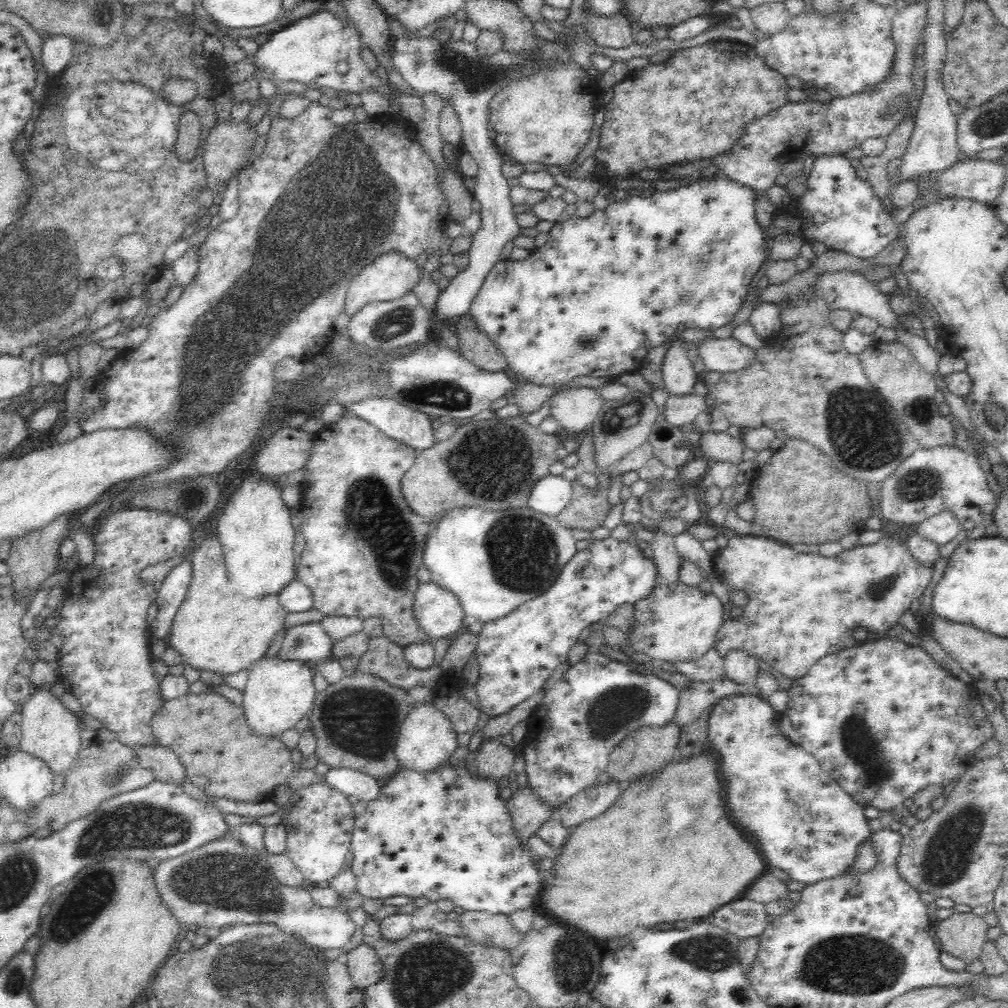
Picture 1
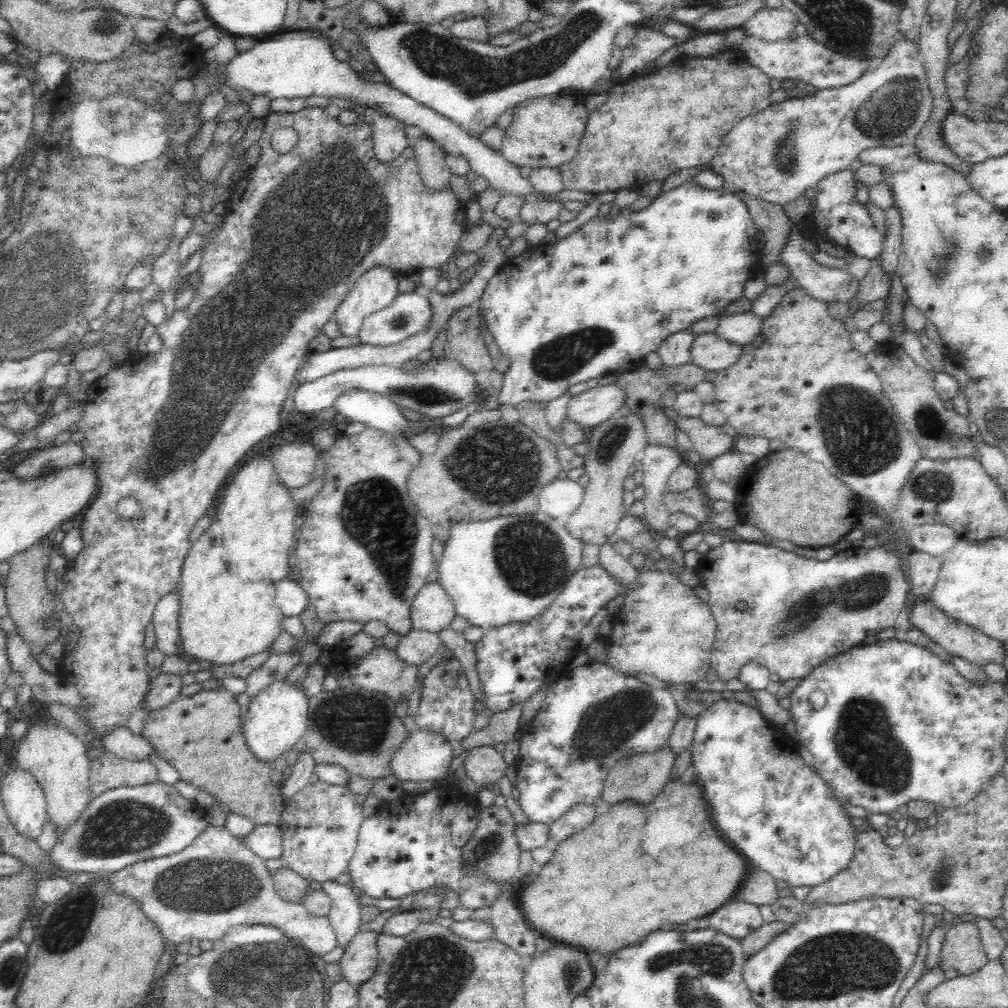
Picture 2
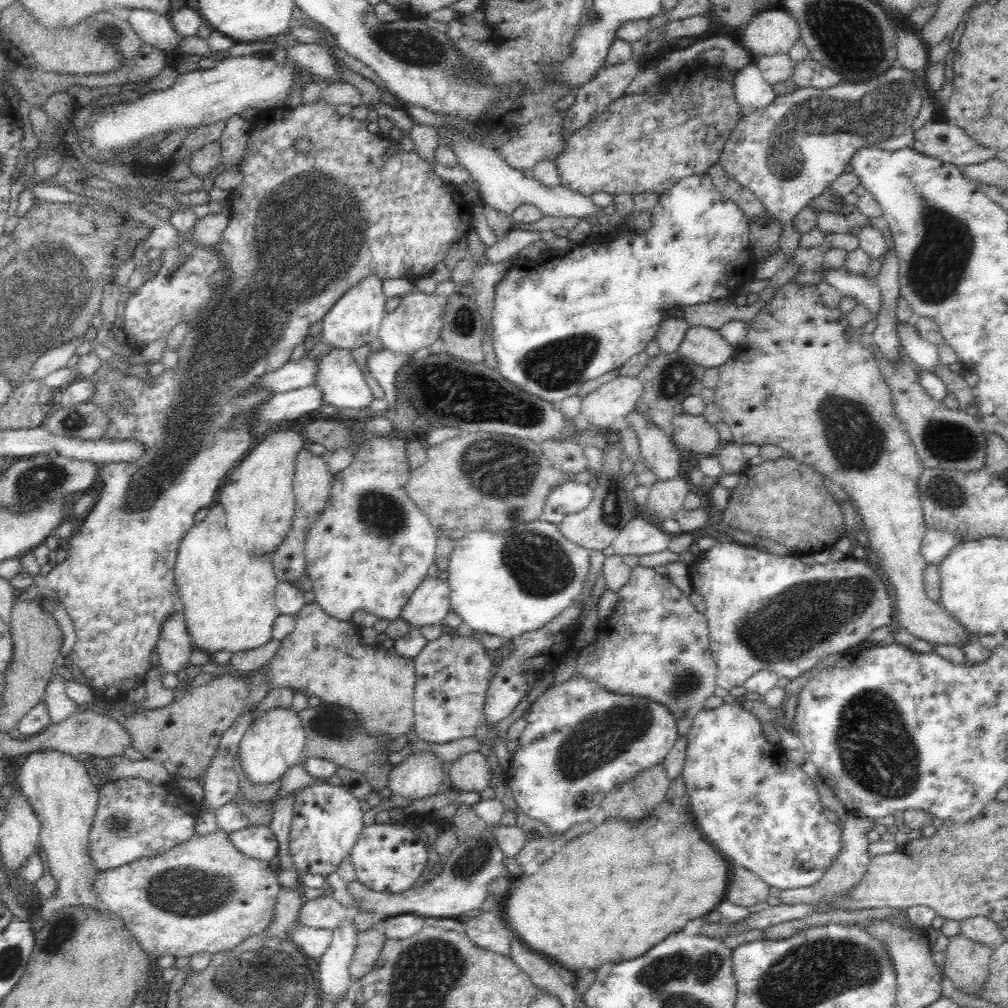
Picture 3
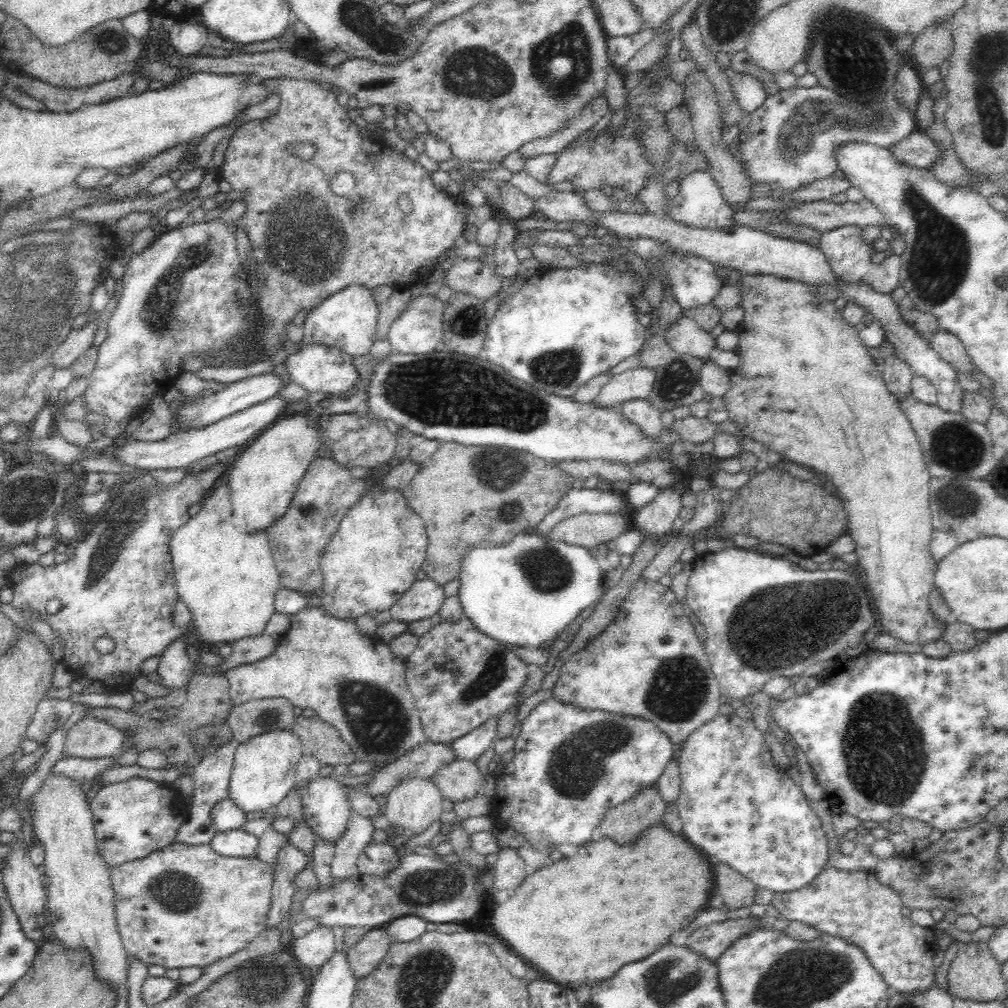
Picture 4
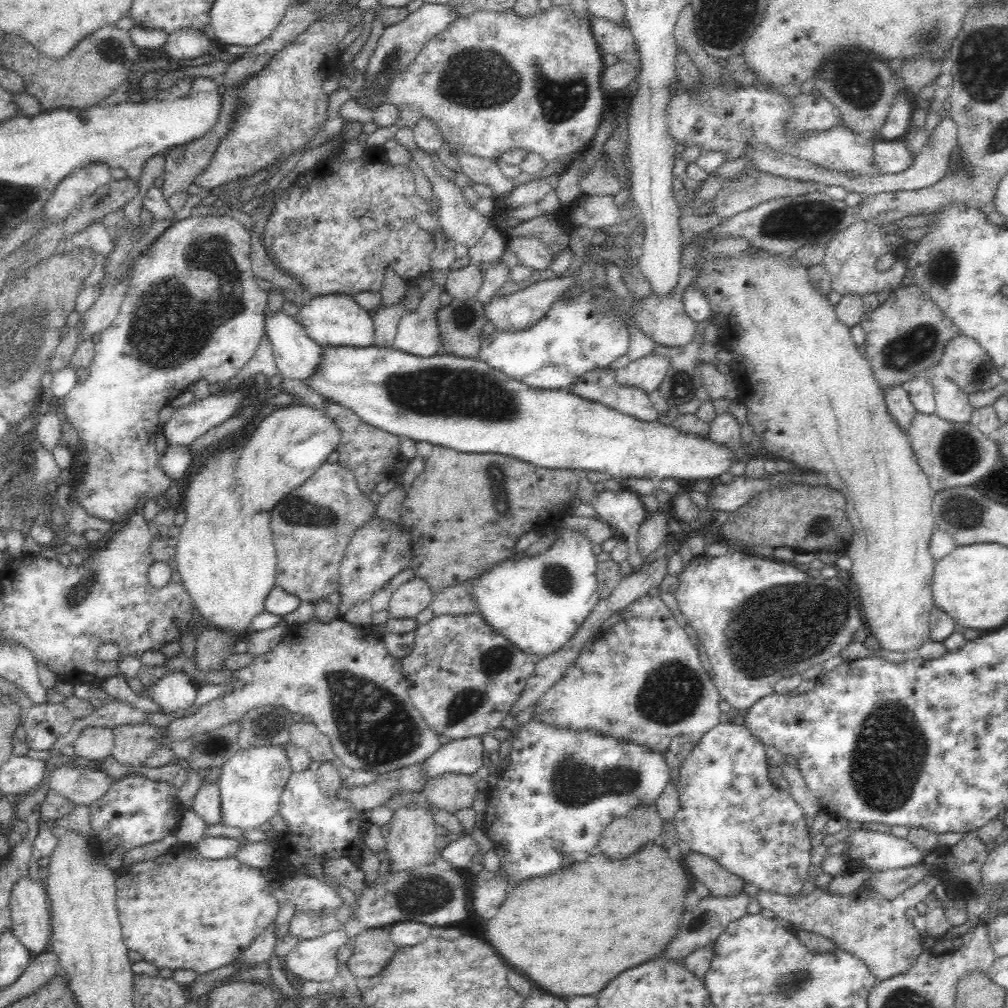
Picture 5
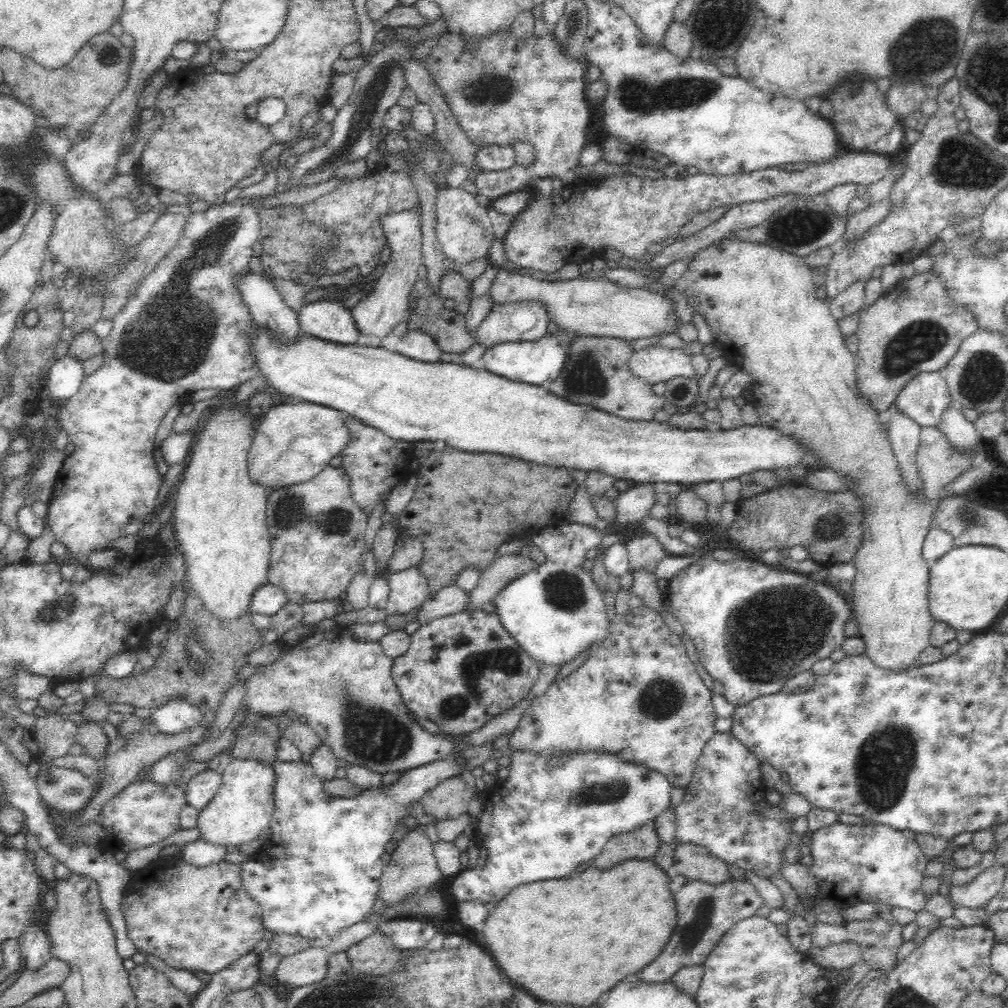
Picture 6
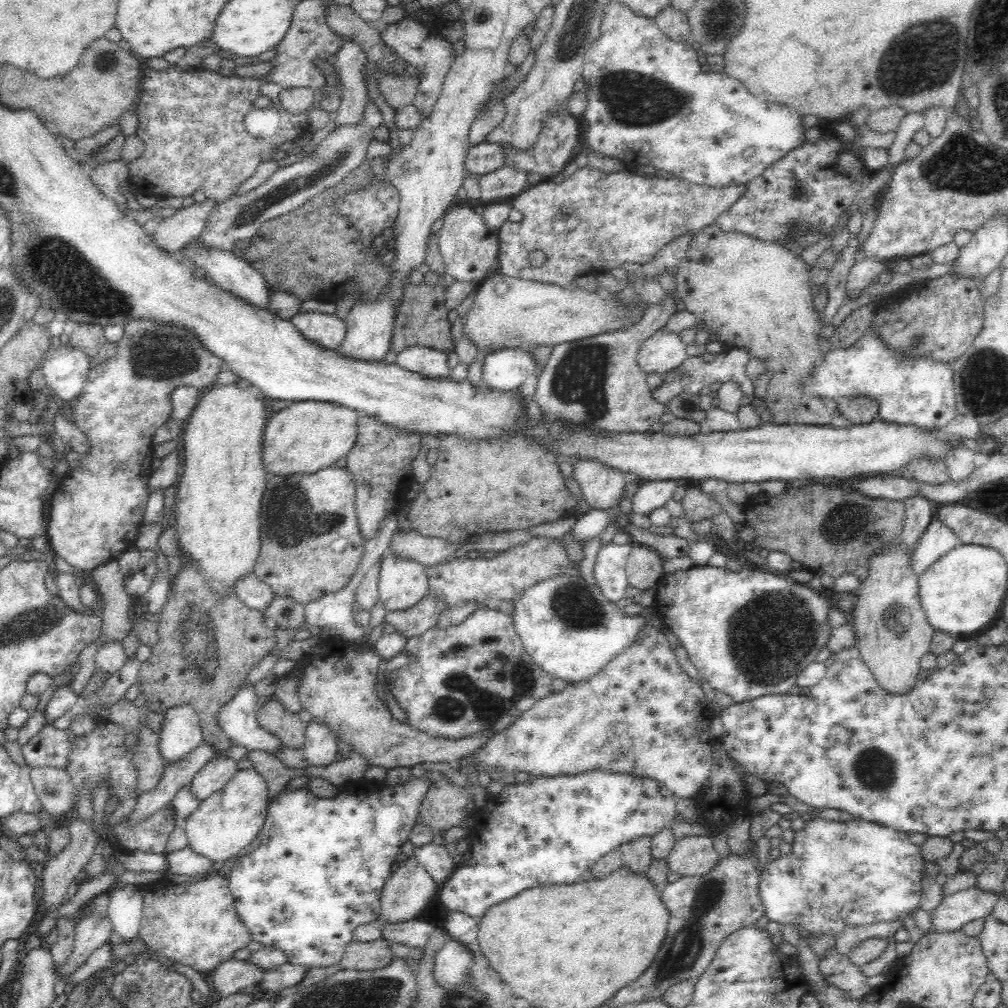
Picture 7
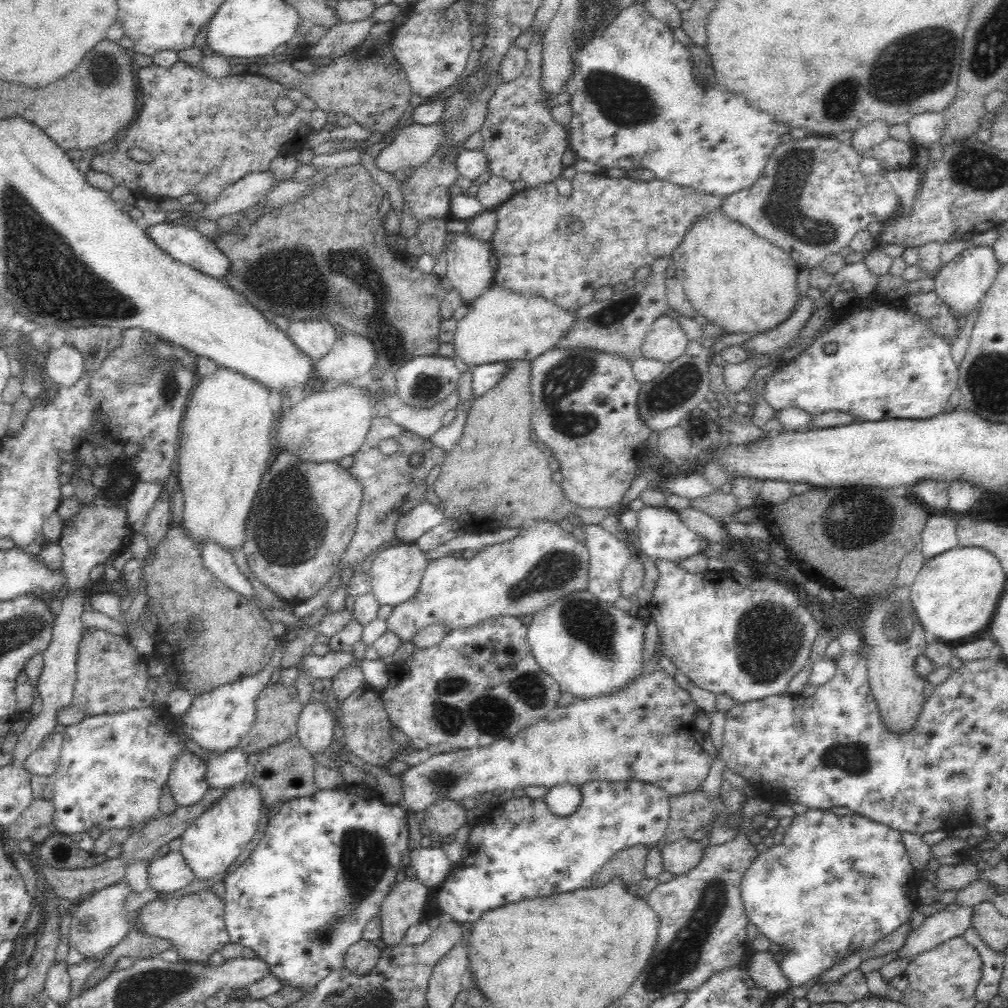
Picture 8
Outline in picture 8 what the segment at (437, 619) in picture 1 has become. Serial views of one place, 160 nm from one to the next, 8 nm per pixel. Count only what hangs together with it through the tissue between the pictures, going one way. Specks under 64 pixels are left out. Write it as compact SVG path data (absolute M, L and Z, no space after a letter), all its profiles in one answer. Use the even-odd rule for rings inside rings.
M400 543L396 546L384 546L378 550L367 564L368 576L371 580L372 593L378 602L391 607L398 606L412 598L420 586L423 572L427 567L428 559L415 543Z

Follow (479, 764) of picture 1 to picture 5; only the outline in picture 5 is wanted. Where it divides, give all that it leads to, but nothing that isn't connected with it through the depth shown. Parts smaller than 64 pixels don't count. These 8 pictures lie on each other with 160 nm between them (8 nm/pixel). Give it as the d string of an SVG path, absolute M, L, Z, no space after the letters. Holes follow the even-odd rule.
M446 774L428 779L422 792L432 807L456 813L472 807L477 782L473 776Z

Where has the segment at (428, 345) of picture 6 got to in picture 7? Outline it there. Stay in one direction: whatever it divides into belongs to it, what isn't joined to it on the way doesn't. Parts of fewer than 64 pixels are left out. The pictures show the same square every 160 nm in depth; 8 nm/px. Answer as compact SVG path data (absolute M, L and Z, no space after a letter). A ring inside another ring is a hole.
M412 346L402 350L396 360L398 367L420 373L422 377L432 377L432 379L448 379L451 369L448 366L448 353L445 351L423 348L422 346Z

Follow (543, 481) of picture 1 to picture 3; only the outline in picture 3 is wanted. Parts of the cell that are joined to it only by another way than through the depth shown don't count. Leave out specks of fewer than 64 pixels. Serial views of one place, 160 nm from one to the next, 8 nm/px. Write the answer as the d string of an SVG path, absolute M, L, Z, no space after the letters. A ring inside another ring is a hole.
M574 479L557 486L549 494L541 518L559 525L565 516L584 510L592 500L590 485L580 484Z

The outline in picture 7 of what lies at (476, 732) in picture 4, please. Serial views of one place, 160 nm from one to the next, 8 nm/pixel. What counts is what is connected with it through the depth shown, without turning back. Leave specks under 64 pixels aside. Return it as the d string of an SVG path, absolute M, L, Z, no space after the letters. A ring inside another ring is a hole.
M246 681L220 708L218 726L234 746L240 745L250 751L276 752L282 748L282 743L256 722L256 710L260 707L254 685ZM410 777L406 784L398 784L392 788L386 788L379 785L377 790L369 790L364 786L356 786L350 792L340 792L335 798L319 798L307 788L300 790L285 790L285 788L272 798L267 811L265 824L260 830L262 840L260 846L255 849L249 849L241 854L234 864L228 878L228 888L234 900L236 915L238 919L244 923L244 927L248 929L248 935L252 937L252 941L264 944L264 947L274 947L284 955L286 962L292 965L300 965L310 972L311 968L331 967L340 964L345 948L353 940L353 934L359 926L371 923L377 920L381 911L381 897L384 885L392 874L394 862L401 854L401 846L409 840L411 831L416 824L416 818L419 815L419 809L426 795L431 788L431 782L428 779Z

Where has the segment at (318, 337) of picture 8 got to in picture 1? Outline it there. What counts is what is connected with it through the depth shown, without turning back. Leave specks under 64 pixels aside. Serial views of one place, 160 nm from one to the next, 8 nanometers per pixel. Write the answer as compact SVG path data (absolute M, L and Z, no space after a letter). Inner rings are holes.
M402 252L384 253L365 266L352 280L345 296L344 312L352 320L366 304L400 299L414 289L420 276L420 269L416 267L416 261L412 257L406 257Z

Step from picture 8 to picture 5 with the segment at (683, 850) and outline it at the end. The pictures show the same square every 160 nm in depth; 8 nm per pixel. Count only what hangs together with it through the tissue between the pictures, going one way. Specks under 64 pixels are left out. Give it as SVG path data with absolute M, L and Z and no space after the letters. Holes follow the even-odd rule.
M683 851L682 864L693 876L708 887L712 896L735 896L743 890L743 879L726 870L716 860L694 851Z

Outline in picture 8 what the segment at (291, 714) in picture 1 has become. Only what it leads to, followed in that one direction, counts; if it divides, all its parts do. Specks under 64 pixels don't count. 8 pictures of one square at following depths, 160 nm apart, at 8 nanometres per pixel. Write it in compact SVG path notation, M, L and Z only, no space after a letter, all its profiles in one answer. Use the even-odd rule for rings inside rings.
M242 784L231 787L214 806L206 812L181 835L180 853L186 865L192 869L194 879L208 880L228 870L228 866L248 844L258 830L263 818L263 803L259 789L254 784Z

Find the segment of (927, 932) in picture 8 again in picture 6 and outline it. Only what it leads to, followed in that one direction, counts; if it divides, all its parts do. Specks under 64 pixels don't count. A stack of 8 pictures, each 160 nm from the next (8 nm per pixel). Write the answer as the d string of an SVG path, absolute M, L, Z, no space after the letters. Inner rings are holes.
M993 865L980 873L972 882L956 886L950 884L948 904L952 910L958 907L972 909L983 909L996 898L1002 889L1006 867Z

